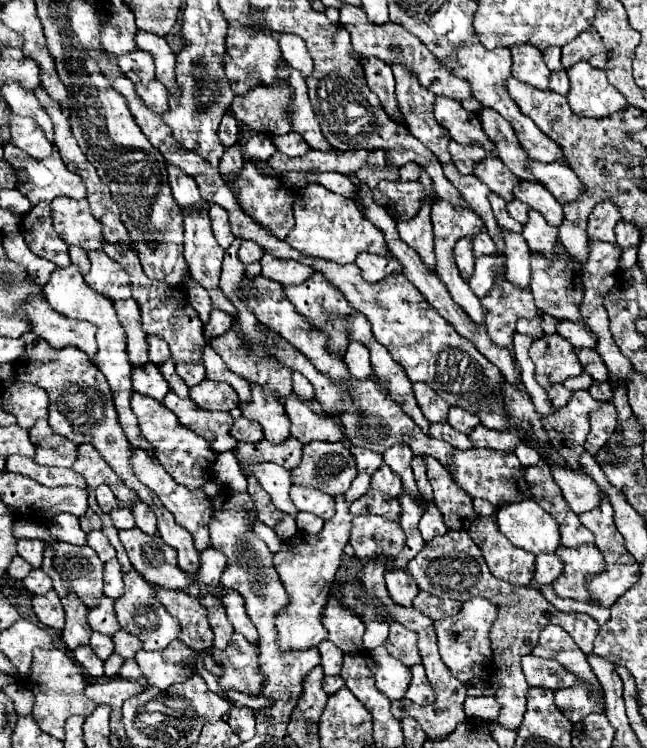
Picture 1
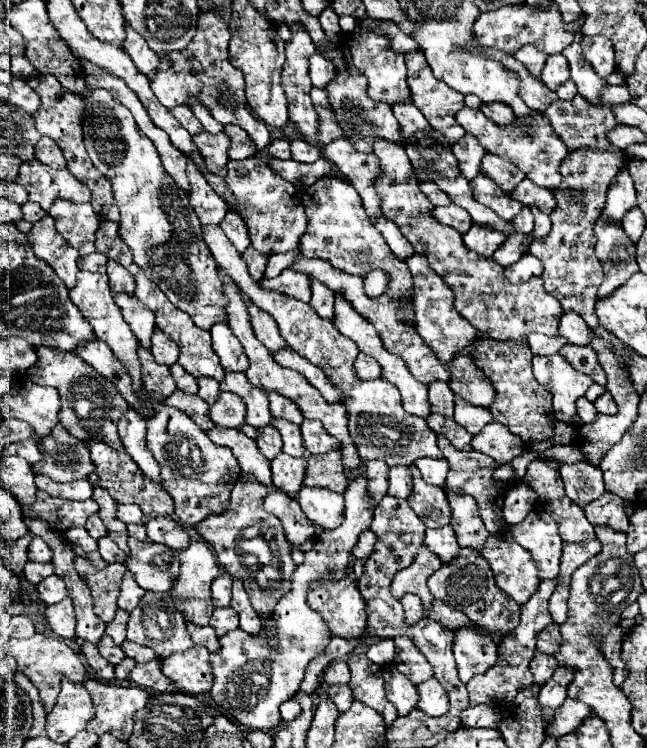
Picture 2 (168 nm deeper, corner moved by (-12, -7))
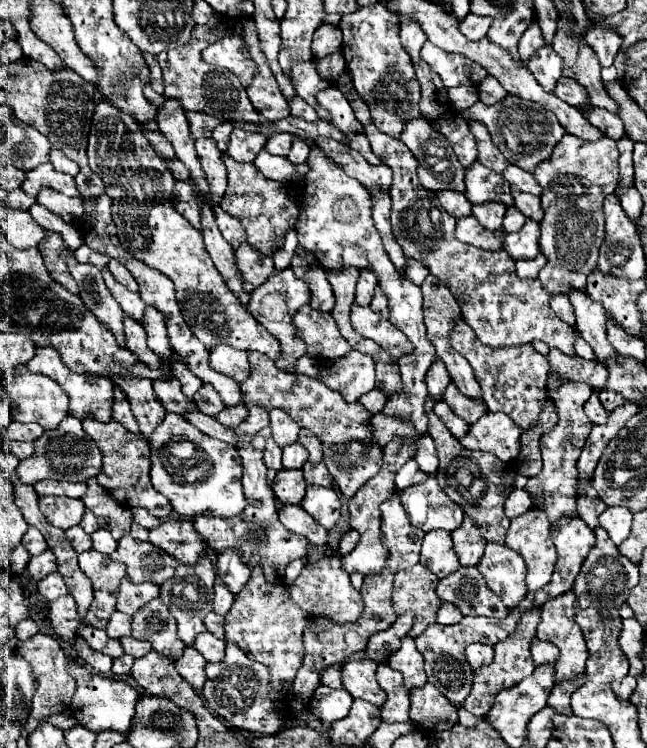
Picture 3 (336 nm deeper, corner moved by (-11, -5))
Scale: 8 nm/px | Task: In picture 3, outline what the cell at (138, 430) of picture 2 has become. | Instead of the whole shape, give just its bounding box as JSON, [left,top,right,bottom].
[111,387,141,435]

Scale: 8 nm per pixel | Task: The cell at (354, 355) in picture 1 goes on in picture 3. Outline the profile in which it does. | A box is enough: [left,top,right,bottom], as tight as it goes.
[319,351,375,403]

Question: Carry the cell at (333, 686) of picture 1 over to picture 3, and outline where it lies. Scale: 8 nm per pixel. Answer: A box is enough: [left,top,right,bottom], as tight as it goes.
[307,685,353,723]

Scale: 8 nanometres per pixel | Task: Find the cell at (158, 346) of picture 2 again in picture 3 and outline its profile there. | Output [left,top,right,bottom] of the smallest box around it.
[143,305,171,359]

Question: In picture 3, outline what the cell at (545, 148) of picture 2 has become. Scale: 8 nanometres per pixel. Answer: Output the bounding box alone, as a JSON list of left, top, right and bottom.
[461,93,565,173]

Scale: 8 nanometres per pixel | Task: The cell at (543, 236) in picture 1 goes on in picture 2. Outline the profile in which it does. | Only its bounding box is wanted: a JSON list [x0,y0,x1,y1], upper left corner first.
[532,207,550,239]

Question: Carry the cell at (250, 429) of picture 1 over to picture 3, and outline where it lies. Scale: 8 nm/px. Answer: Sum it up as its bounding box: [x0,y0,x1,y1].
[263,439,283,471]

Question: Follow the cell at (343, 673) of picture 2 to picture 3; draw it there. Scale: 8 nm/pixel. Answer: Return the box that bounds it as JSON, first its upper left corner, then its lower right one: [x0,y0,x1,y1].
[321,667,341,689]

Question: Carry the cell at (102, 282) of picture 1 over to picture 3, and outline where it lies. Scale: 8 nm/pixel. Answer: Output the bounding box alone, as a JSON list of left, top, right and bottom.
[107,259,139,291]

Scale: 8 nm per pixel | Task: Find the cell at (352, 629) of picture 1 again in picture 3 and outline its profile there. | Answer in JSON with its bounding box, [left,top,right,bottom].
[289,555,363,625]

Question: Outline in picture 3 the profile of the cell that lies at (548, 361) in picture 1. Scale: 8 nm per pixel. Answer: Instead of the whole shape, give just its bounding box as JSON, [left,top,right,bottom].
[525,379,591,521]

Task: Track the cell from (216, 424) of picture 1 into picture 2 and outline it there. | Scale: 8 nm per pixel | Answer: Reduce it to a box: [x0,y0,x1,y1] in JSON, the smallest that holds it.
[164,391,216,431]

